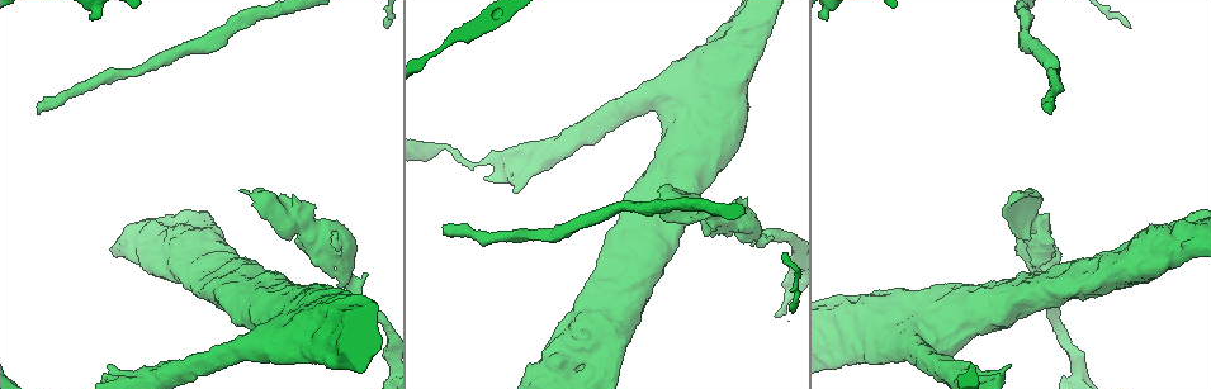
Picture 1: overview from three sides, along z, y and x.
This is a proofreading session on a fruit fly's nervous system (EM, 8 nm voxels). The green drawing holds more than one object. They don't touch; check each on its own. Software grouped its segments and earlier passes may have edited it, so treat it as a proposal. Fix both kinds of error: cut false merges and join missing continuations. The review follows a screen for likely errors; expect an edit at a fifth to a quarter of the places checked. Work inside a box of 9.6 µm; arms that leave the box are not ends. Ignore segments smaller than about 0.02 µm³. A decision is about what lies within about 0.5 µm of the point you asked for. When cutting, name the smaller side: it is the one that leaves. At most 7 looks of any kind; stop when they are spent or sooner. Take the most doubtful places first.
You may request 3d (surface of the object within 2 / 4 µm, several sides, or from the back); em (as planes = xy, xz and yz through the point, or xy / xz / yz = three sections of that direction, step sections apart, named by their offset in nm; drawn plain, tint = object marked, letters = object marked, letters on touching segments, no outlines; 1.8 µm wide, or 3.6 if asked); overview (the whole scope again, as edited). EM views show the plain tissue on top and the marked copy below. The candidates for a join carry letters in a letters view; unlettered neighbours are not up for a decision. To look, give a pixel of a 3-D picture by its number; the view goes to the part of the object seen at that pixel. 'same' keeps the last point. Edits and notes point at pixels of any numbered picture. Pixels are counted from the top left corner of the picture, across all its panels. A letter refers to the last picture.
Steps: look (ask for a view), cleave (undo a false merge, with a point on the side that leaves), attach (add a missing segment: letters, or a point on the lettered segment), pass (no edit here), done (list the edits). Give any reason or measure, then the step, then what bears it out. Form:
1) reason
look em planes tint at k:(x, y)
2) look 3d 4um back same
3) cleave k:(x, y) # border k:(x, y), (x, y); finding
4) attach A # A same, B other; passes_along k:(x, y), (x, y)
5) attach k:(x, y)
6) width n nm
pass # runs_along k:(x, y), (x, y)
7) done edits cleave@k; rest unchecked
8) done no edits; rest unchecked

free end
look 3d 2um at 1:(445, 228)

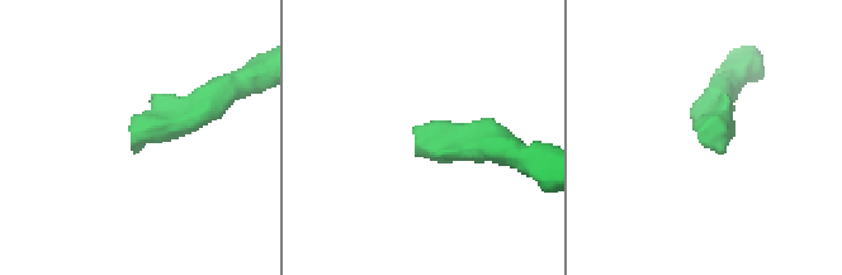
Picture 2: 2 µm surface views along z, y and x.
look em yz step 4 letters at 2:(418, 132)

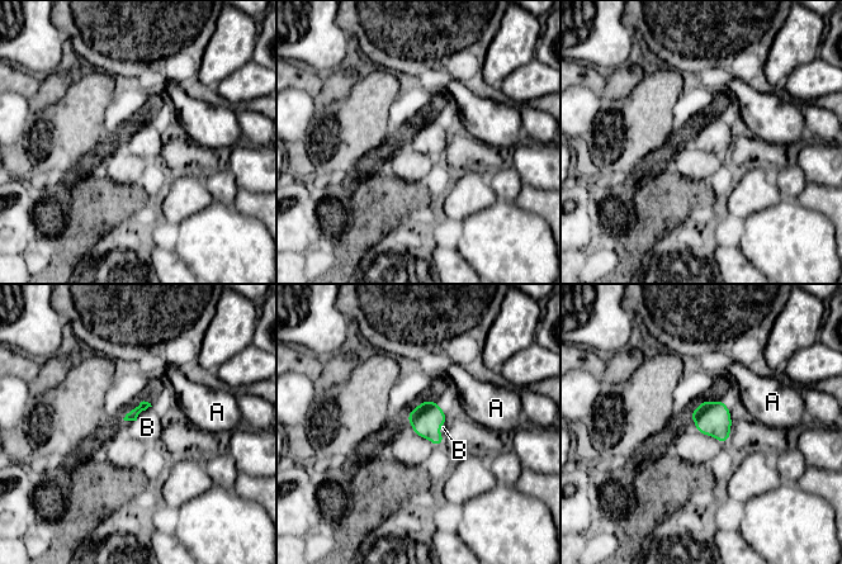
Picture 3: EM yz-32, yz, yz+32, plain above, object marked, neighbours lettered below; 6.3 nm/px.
cut it another way
look em planes letters same

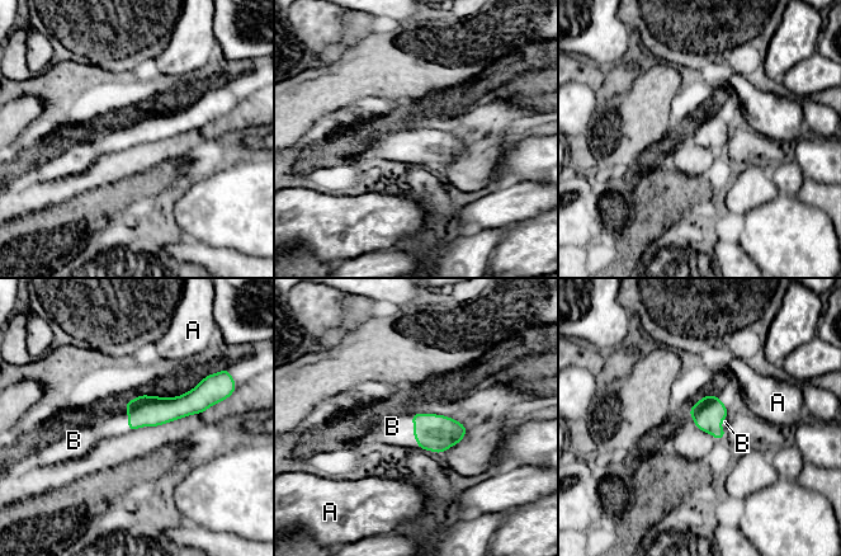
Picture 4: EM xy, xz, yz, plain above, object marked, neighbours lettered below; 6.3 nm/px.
attach B # A other, B same; it goes on there

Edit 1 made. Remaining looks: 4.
see it whole again
look overview

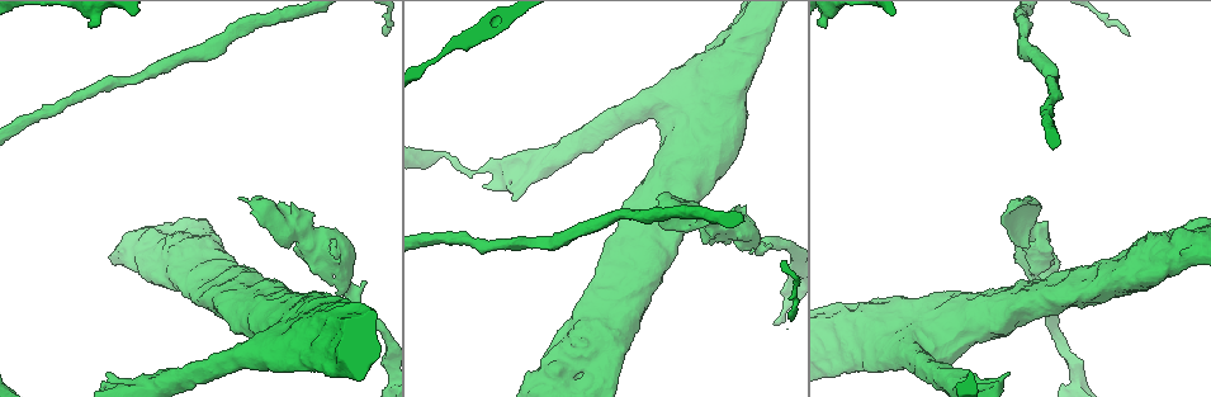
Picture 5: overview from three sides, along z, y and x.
branch stops here
look 3d 4um at 5:(709, 237)

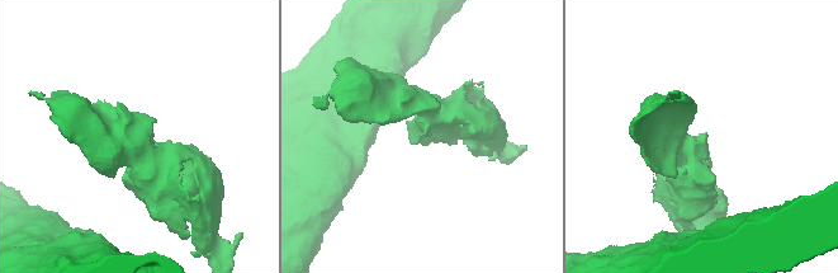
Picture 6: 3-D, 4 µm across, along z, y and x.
look em 3.6um yz step 4 letters at 6:(424, 134)

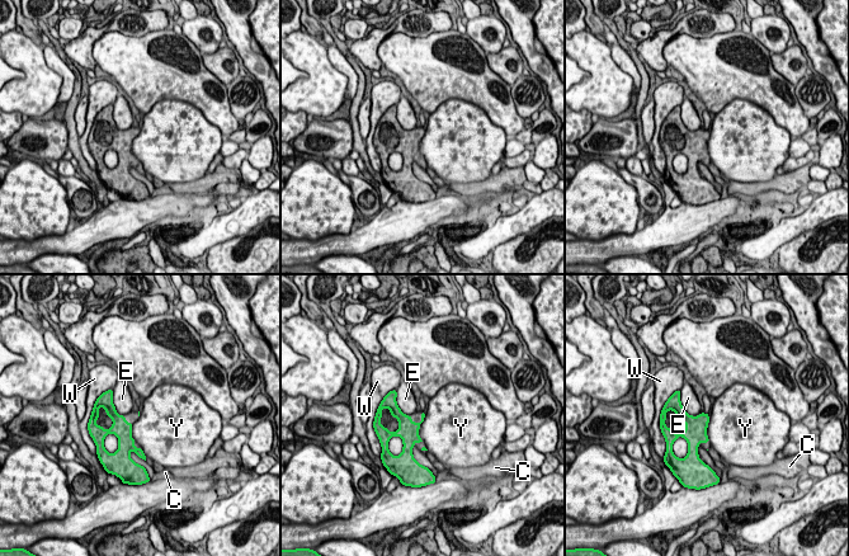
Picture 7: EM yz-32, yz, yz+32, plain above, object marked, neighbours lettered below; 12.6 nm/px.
pass # C other, E other, W other, Y other; runs_along 7:(392, 397), (409, 450); none of them fits

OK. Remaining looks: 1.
done edits attach@4; rest unchecked

